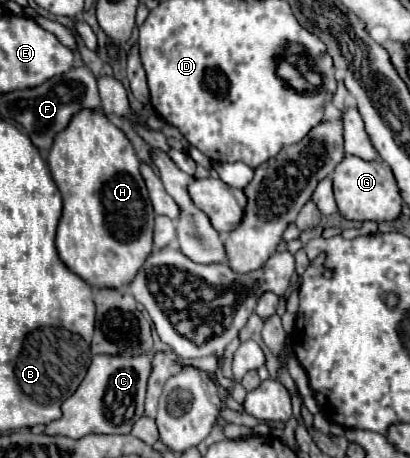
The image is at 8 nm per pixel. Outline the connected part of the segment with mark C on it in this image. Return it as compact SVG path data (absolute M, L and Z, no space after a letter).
M93 356L81 386L61 404L63 416L45 426L51 436L83 438L87 434L129 434L133 424L143 416L145 386L151 374L151 360L139 358L107 358Z

